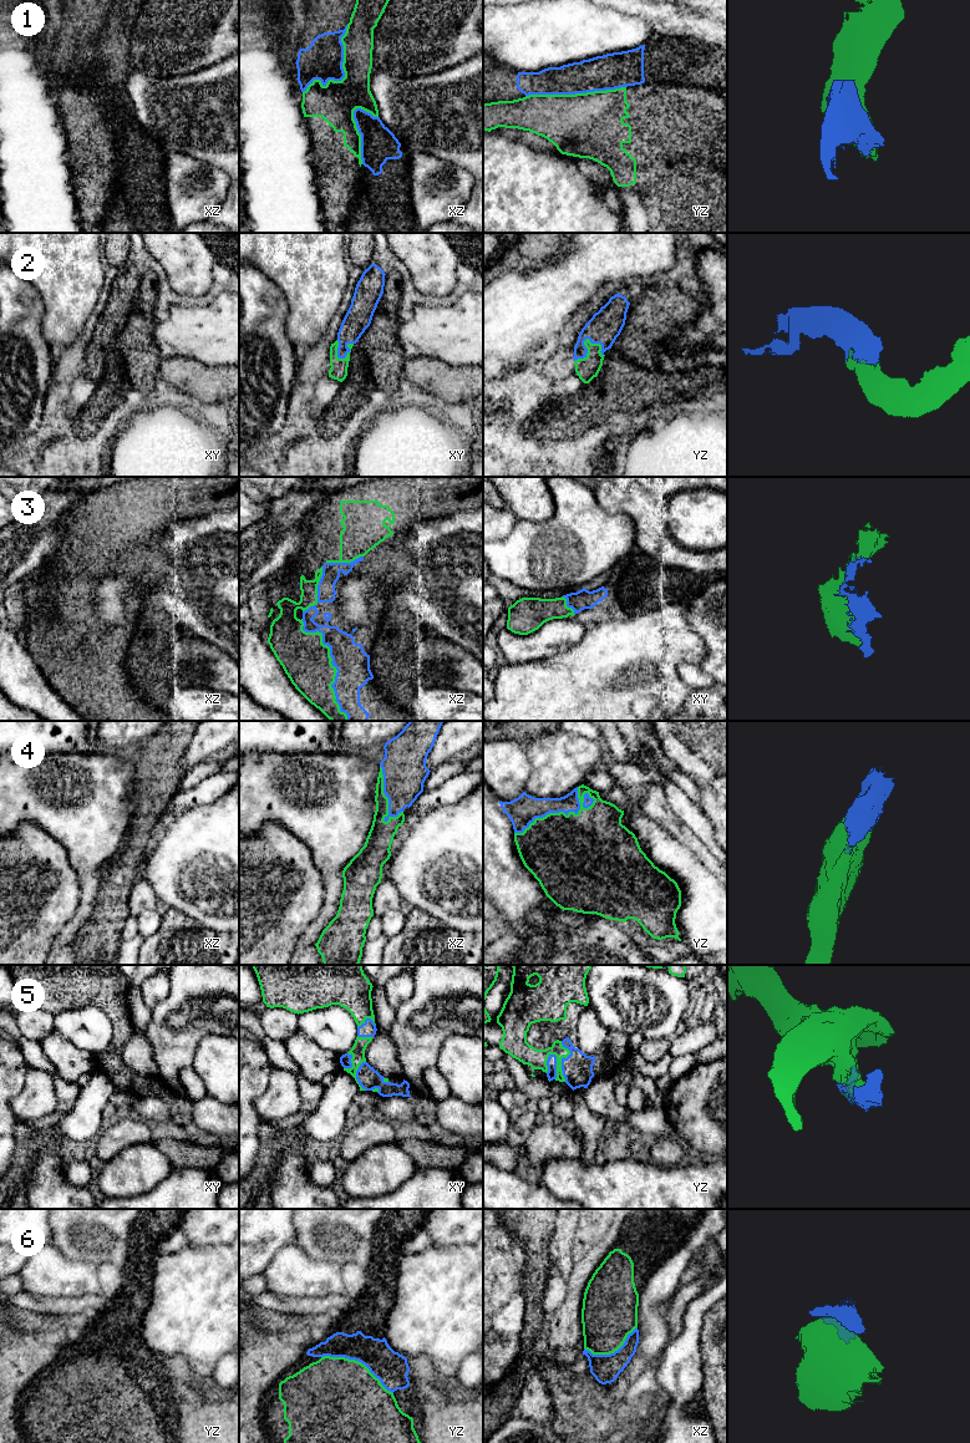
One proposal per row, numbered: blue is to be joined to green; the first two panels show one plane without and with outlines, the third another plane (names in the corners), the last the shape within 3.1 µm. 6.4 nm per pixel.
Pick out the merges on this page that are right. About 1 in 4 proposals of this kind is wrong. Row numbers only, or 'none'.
2, 3, 4, 5, 6

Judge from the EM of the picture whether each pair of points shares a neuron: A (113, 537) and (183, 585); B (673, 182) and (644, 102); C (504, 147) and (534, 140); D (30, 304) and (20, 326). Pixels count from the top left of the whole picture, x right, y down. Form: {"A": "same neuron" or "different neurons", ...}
{"A": "different neurons", "B": "same neuron", "C": "different neurons", "D": "same neuron"}

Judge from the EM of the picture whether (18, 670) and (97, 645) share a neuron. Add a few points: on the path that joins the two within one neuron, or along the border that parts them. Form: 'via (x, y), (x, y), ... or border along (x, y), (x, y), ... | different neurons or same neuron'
border along (23, 641), (51, 689) | different neurons

